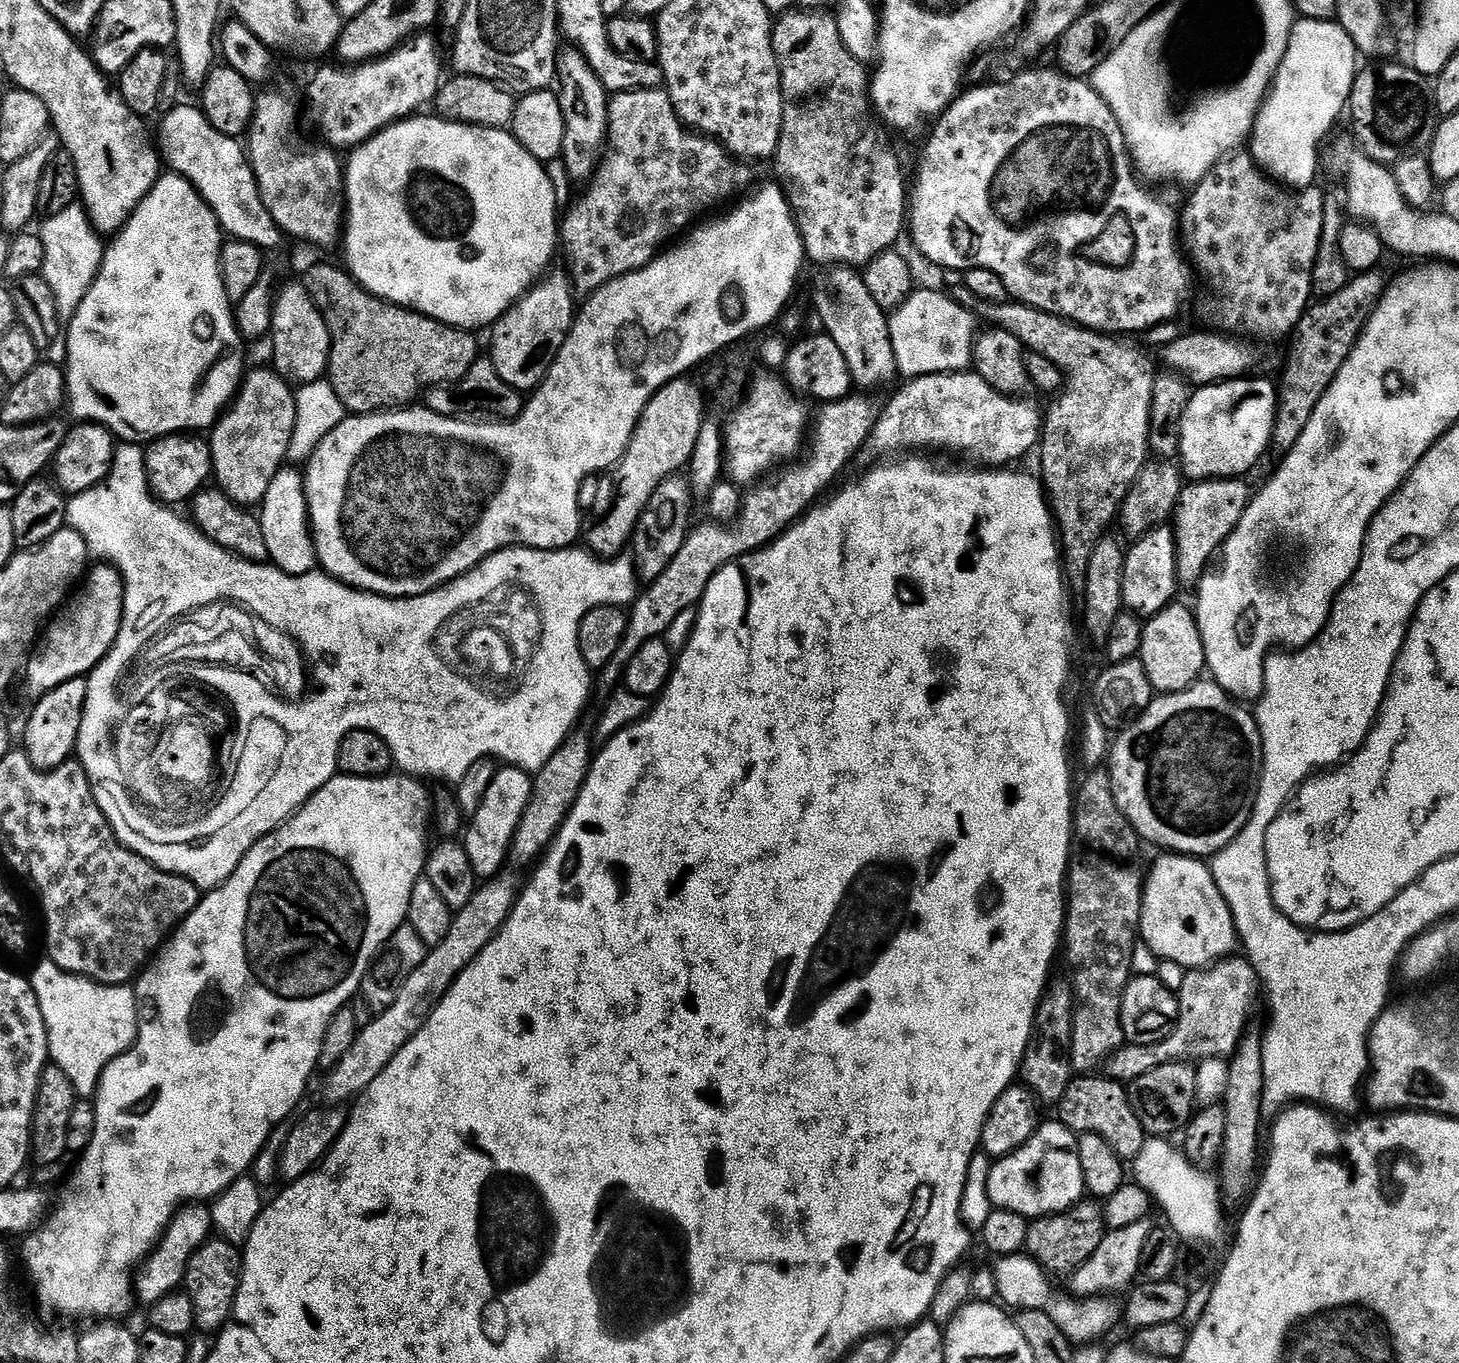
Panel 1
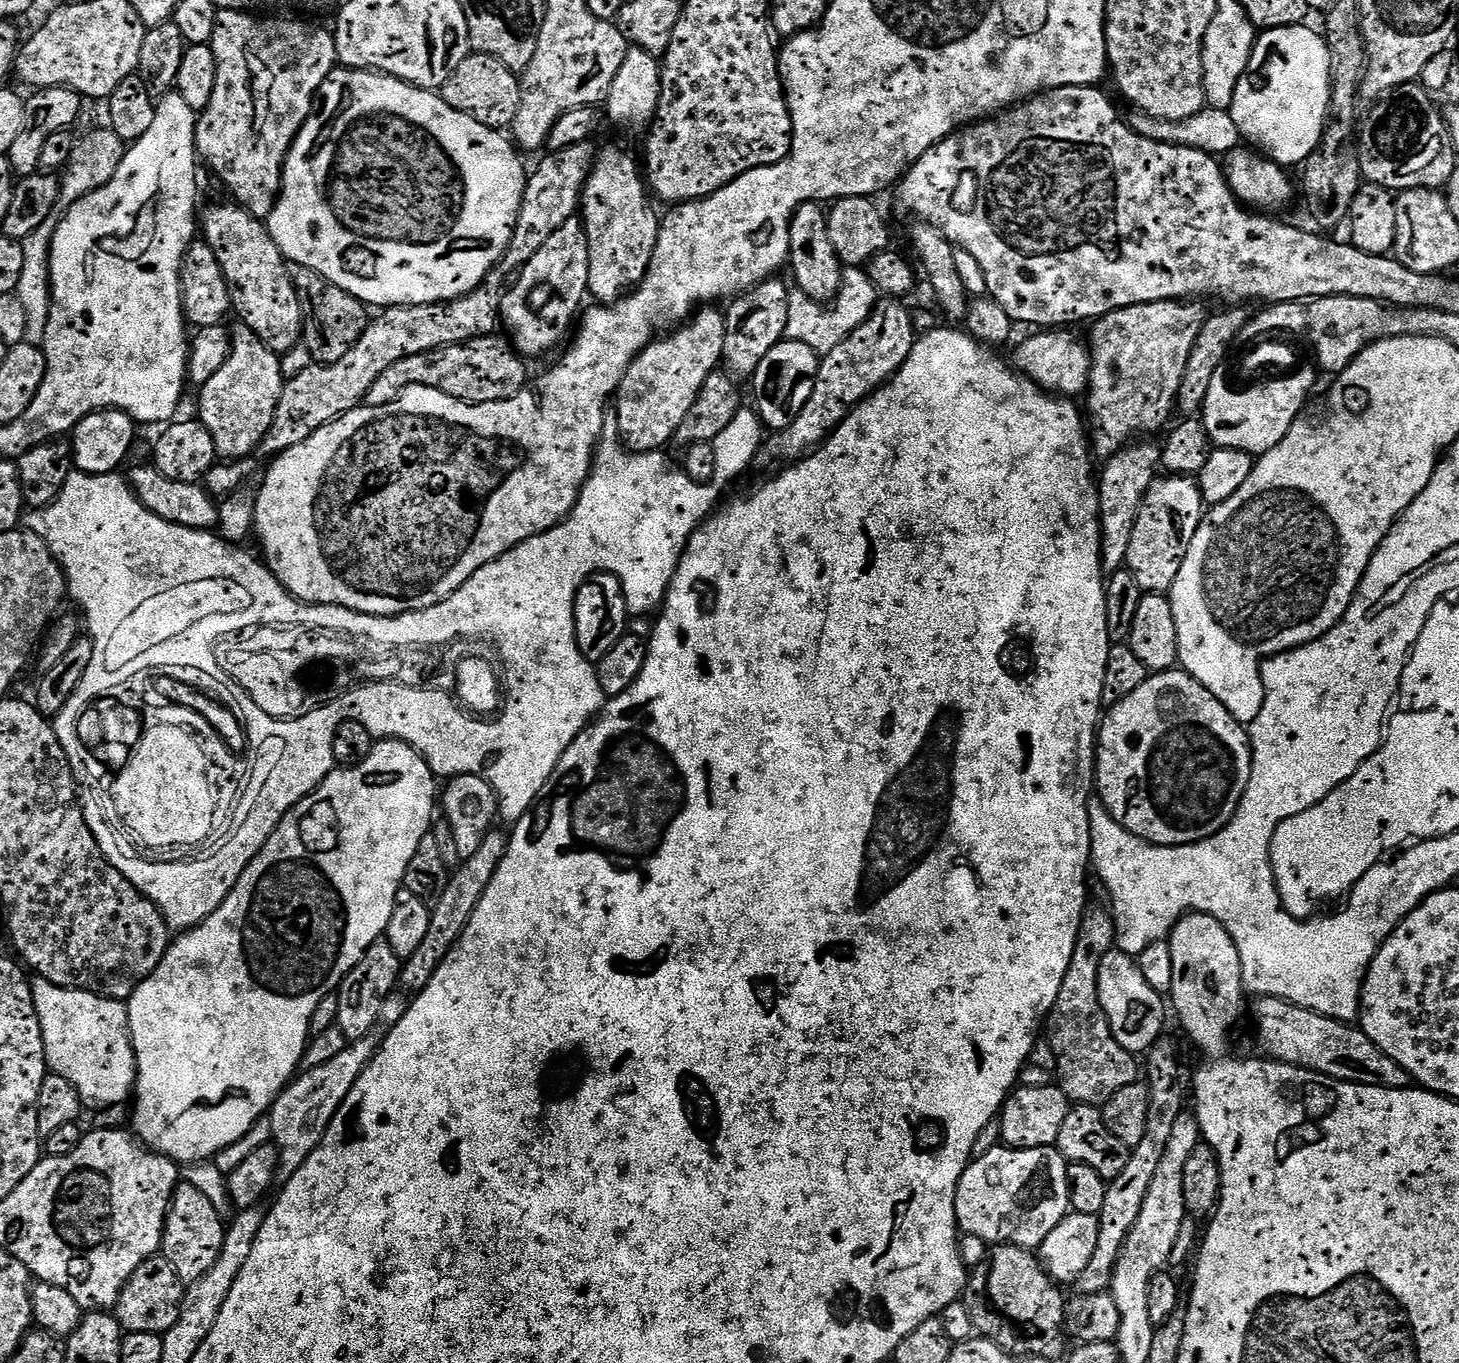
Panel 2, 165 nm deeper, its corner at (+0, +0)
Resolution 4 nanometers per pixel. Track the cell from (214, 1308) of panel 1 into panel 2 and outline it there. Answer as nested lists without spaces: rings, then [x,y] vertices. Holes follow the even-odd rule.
[[[187,1182],[177,1185],[172,1194],[172,1207],[168,1210],[168,1218],[164,1223],[164,1242],[162,1255],[174,1266],[178,1278],[186,1286],[198,1282],[218,1262],[218,1254],[222,1254],[225,1217],[210,1204],[205,1194],[190,1186]]]

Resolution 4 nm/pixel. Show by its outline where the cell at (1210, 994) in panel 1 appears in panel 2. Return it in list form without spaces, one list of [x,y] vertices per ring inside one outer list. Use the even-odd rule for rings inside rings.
[[[1261,995],[1256,1004],[1256,1036],[1260,1039],[1260,1048],[1265,1057],[1279,1060],[1281,1064],[1298,1064],[1309,1072],[1317,1072],[1319,1076],[1328,1076],[1332,1080],[1345,1080],[1351,1084],[1365,1084],[1379,1088],[1410,1088],[1414,1081],[1411,1074],[1398,1066],[1390,1054],[1386,1054],[1365,1034],[1363,1028],[1352,1022],[1335,1020],[1323,1016],[1320,1012],[1312,1012],[1308,1008],[1299,1008],[1288,1000],[1278,996]]]

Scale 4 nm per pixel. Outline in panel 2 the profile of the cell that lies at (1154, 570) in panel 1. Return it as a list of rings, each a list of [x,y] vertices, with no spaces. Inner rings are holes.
[[[1171,474],[1153,479],[1152,486],[1144,495],[1140,504],[1140,513],[1136,515],[1134,522],[1134,534],[1130,534],[1130,550],[1126,561],[1127,571],[1131,572],[1134,582],[1138,582],[1141,593],[1164,594],[1169,591],[1178,578],[1178,570],[1182,570],[1182,562],[1186,558],[1186,550],[1190,550],[1190,542],[1198,530],[1200,521],[1205,519],[1206,505],[1200,493],[1199,483],[1195,479],[1186,476],[1174,476]]]

